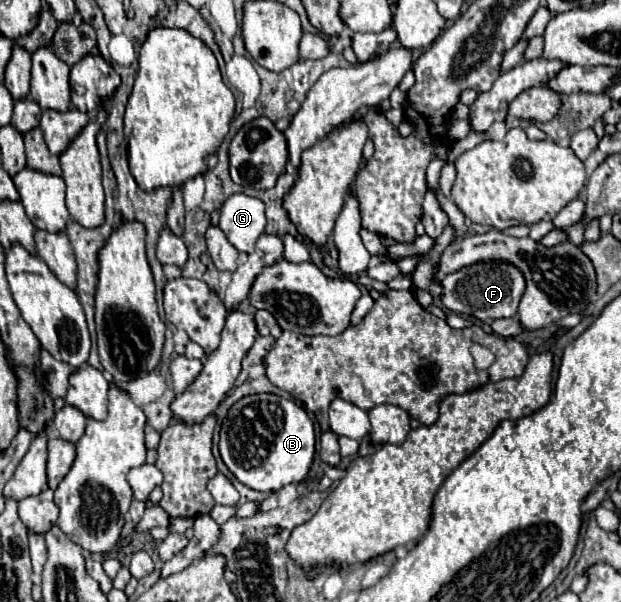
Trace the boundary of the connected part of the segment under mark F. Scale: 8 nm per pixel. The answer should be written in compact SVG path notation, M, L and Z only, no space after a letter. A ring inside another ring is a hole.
M480 262L480 264L472 264L468 268L462 268L454 274L444 276L442 286L444 286L442 304L448 310L452 310L464 318L472 316L474 320L488 320L488 318L496 320L496 318L516 316L526 284L524 284L522 274L512 264ZM470 278L472 278L472 286L470 286Z

